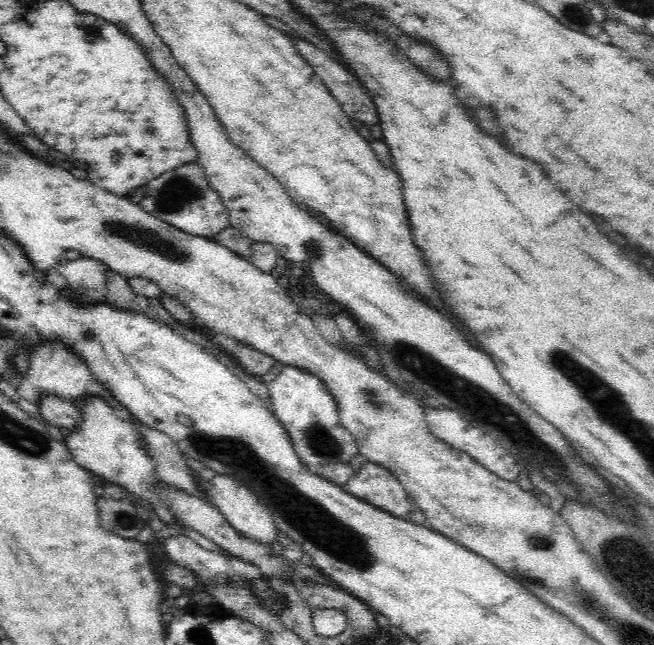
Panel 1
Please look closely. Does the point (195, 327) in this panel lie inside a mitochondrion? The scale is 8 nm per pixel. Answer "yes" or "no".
no

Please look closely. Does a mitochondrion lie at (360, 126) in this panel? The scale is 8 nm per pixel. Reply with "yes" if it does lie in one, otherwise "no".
no

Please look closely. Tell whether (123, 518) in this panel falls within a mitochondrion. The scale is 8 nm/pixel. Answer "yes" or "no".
yes

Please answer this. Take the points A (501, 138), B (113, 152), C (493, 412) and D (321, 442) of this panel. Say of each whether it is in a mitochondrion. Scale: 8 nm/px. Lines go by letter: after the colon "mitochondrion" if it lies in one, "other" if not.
A: other
B: other
C: mitochondrion
D: mitochondrion

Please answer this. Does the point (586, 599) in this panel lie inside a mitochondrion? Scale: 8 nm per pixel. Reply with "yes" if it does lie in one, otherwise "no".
yes

